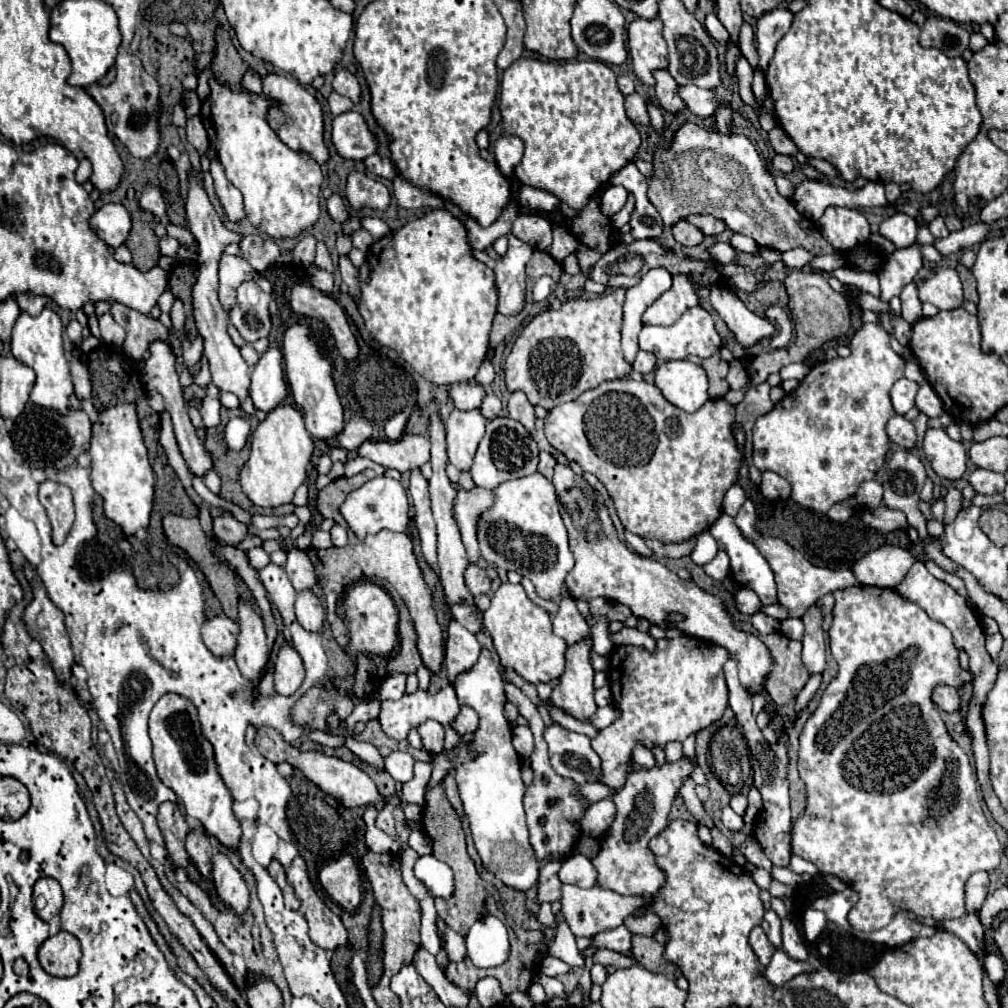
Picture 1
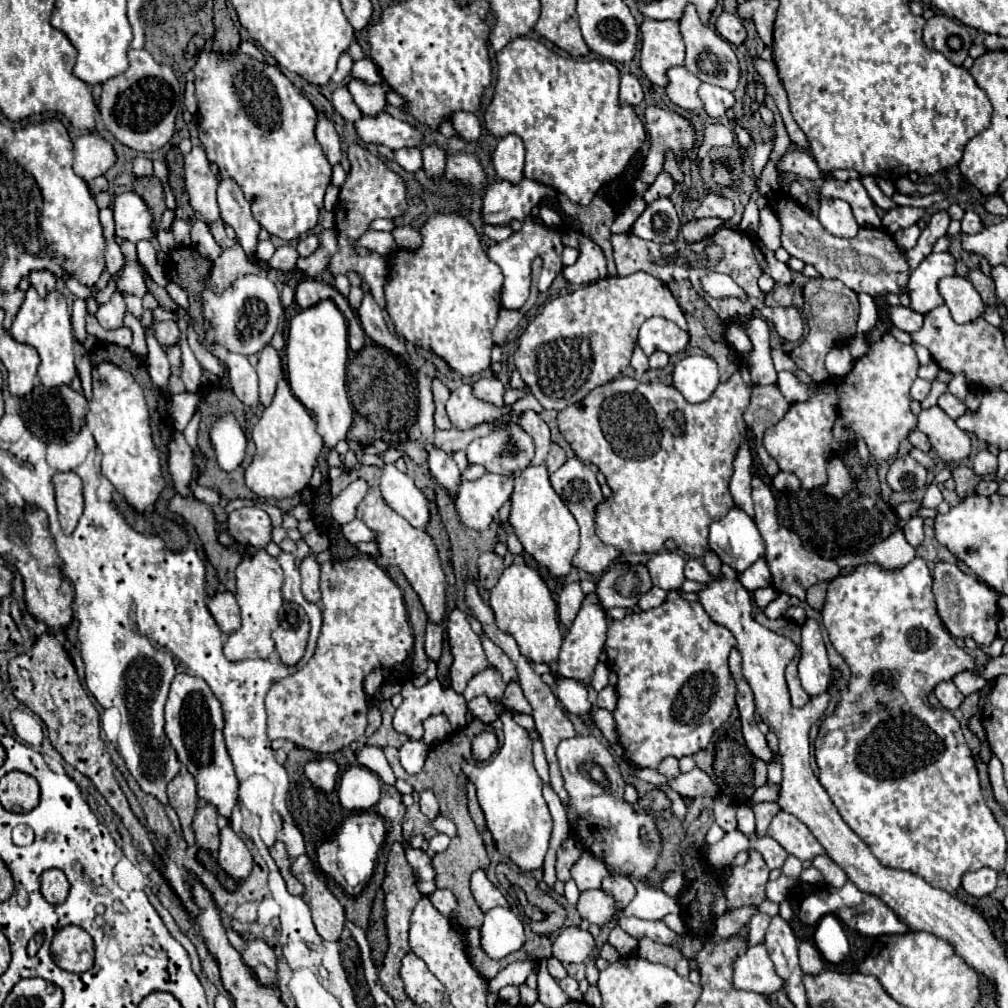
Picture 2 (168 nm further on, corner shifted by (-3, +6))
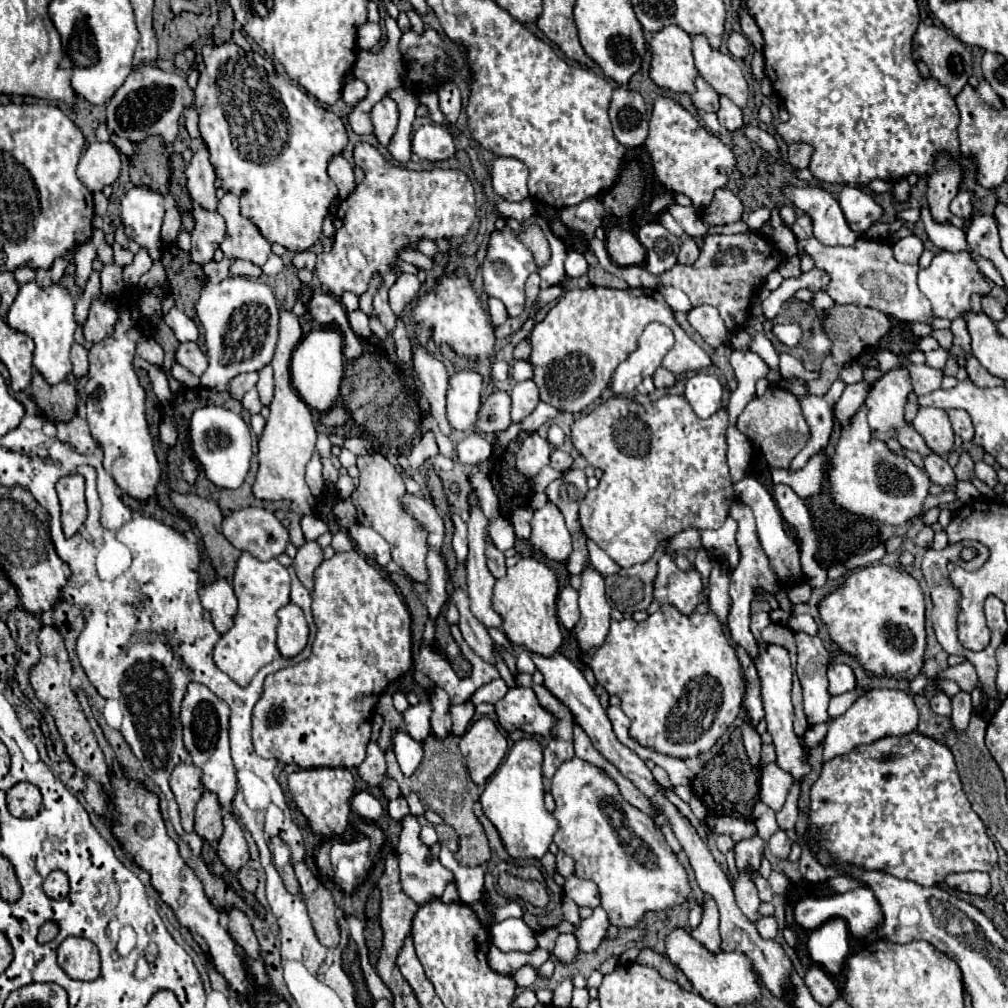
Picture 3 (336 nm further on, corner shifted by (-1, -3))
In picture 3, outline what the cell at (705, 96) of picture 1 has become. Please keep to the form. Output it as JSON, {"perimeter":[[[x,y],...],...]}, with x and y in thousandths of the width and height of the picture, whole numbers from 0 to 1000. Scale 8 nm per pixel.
{"perimeter":[[[714,96],[714,108],[710,110],[712,120],[716,126],[720,126],[722,130],[730,130],[736,126],[736,110],[734,106],[730,106],[722,96]]]}

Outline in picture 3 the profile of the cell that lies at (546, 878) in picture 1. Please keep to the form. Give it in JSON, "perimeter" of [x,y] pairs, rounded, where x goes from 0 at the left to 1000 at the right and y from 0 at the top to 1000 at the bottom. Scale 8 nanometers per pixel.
{"perimeter":[[[554,844],[554,846],[552,846],[552,856],[554,856],[554,866],[556,866],[560,872],[563,872],[563,870],[569,868],[569,852],[567,852],[563,846]]]}

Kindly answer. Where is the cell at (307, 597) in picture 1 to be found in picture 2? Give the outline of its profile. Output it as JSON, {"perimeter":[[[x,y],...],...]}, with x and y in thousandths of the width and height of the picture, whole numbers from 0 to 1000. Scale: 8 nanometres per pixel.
{"perimeter":[[[306,550],[300,558],[298,558],[298,569],[300,569],[300,587],[304,591],[304,595],[308,597],[315,597],[317,595],[317,560],[313,556],[312,550]]]}

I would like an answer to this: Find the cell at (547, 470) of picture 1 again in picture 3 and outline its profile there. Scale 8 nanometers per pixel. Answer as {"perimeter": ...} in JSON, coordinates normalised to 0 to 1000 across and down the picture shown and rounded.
{"perimeter":[[[550,445],[548,447],[548,453],[546,453],[546,463],[552,465],[552,467],[560,467],[560,465],[565,465],[567,461],[567,453],[556,445]]]}

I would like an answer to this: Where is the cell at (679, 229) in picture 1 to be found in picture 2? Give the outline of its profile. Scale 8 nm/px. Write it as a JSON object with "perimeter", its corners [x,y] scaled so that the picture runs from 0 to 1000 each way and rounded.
{"perimeter":[[[696,216],[696,218],[687,218],[681,220],[675,226],[675,232],[679,236],[679,240],[687,242],[687,240],[694,240],[696,236],[700,236],[702,232],[706,232],[712,224],[716,224],[714,216]]]}

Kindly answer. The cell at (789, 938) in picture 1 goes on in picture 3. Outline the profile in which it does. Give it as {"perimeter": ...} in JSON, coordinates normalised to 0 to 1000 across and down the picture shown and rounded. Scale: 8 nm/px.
{"perimeter":[[[806,957],[800,961],[798,965],[798,977],[804,981],[806,989],[815,997],[815,999],[821,999],[827,991],[831,991],[831,981],[827,979],[825,971],[821,969],[821,965],[812,959],[812,957]]]}

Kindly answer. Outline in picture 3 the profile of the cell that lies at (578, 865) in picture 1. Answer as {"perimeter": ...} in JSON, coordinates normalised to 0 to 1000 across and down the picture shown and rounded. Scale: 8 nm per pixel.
{"perimeter":[[[567,868],[565,872],[562,872],[560,878],[560,886],[562,890],[565,890],[569,896],[583,898],[583,900],[593,900],[595,898],[595,890],[593,890],[593,880],[587,874],[575,872],[571,868]]]}

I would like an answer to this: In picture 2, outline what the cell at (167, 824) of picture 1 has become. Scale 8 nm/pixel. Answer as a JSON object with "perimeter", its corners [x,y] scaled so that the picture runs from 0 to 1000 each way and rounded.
{"perimeter":[[[177,768],[167,776],[167,792],[171,802],[177,806],[179,817],[181,817],[181,827],[187,839],[190,839],[192,825],[190,825],[190,813],[196,802],[196,788],[194,788],[194,774],[190,768]]]}

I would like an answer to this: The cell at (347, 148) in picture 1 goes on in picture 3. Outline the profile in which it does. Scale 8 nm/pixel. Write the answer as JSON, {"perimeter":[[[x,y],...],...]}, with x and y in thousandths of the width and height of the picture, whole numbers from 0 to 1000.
{"perimeter":[[[419,124],[409,132],[409,152],[425,160],[450,156],[450,138],[438,124]]]}

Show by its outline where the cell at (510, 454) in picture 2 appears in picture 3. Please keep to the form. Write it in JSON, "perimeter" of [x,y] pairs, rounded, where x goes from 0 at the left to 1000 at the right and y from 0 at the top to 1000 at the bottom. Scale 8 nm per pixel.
{"perimeter":[[[464,430],[452,443],[454,457],[460,461],[474,461],[486,455],[486,439],[474,434],[472,430]]]}

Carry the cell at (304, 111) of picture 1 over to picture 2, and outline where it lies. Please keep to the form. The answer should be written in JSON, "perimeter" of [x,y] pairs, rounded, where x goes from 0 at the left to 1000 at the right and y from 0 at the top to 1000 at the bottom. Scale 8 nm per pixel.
{"perimeter":[[[317,113],[317,123],[313,125],[313,137],[315,137],[315,141],[319,143],[325,161],[327,161],[329,165],[337,163],[337,159],[339,159],[337,137],[335,137],[335,133],[333,133],[333,129],[331,129],[331,123],[329,123],[321,113]]]}

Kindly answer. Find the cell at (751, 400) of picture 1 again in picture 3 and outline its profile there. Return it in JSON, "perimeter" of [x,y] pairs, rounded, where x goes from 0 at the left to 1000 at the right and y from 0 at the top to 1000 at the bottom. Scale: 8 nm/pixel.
{"perimeter":[[[764,382],[756,394],[748,394],[732,414],[730,424],[756,447],[766,465],[782,465],[784,457],[802,438],[802,422],[790,394],[772,382]]]}

